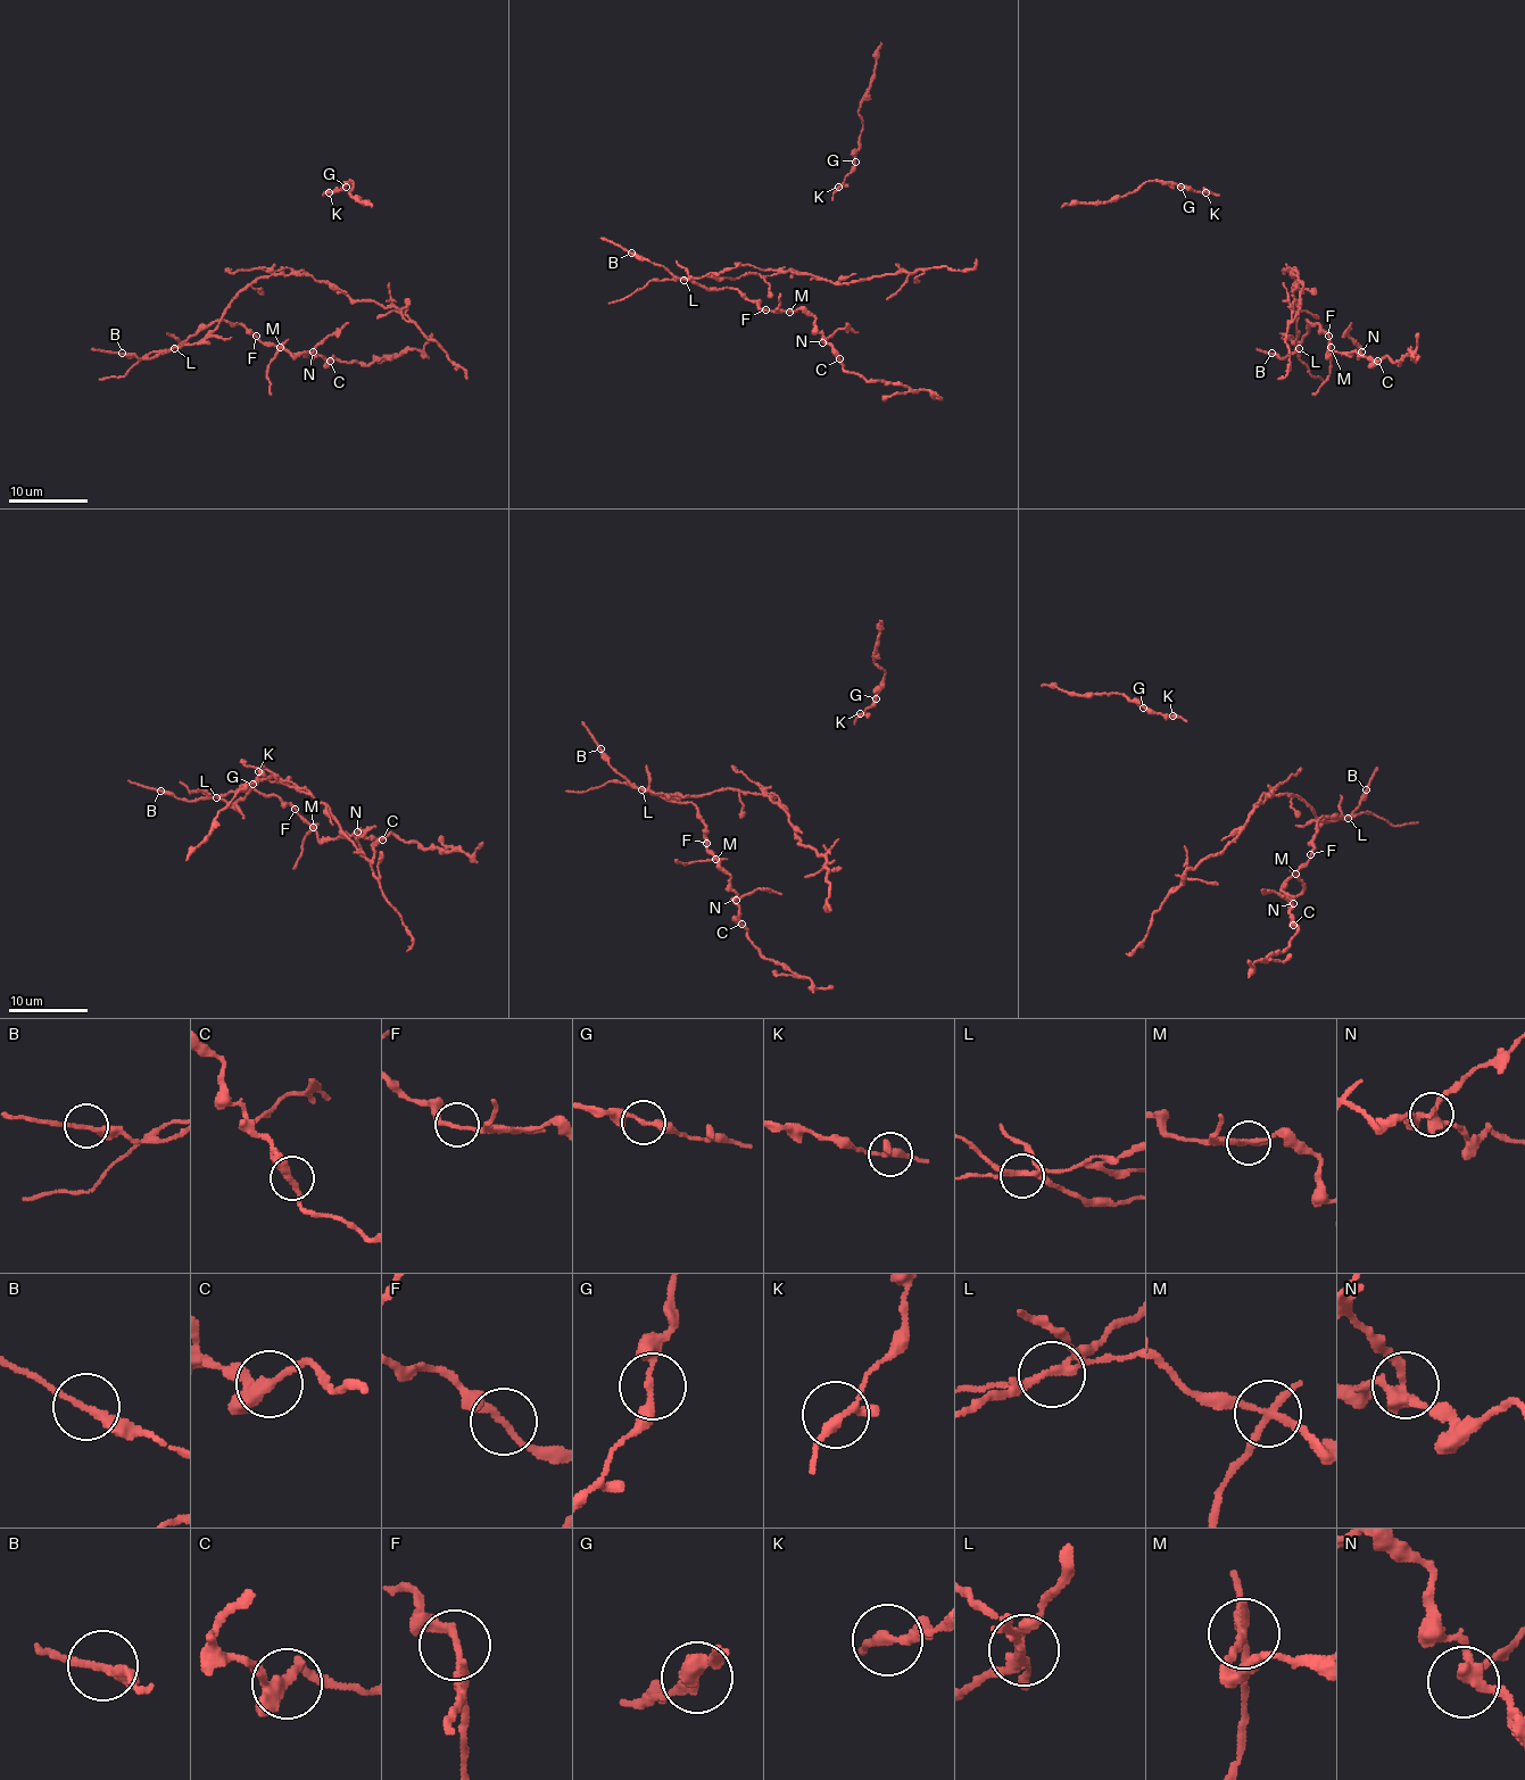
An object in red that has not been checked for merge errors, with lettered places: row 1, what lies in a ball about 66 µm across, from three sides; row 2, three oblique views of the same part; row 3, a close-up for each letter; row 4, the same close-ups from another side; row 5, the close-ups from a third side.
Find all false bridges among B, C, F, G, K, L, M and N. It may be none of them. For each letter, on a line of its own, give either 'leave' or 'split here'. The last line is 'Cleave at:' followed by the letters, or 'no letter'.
B: leave
C: leave
F: leave
G: leave
K: leave
L: split here
M: split here
N: split here
Cleave at: L, M, N

